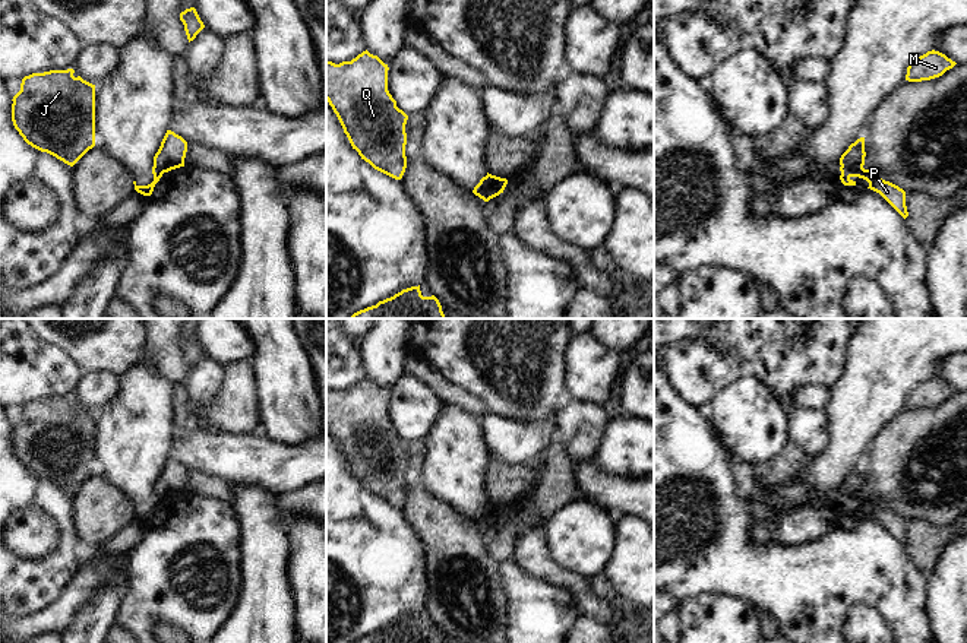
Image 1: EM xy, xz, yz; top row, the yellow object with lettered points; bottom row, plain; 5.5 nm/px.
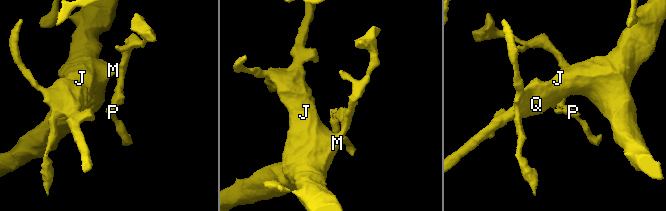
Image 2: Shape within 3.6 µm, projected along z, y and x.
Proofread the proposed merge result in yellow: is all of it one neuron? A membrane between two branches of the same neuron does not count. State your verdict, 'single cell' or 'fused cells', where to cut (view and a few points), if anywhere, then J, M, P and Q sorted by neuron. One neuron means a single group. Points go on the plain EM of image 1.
fused cells | xz (484, 504), (482, 525) | J M Q / P

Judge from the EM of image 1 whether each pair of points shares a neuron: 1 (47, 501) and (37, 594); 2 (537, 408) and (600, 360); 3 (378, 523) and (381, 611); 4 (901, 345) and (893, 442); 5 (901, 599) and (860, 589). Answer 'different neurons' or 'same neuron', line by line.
1: same neuron
2: different neurons
3: same neuron
4: different neurons
5: same neuron

